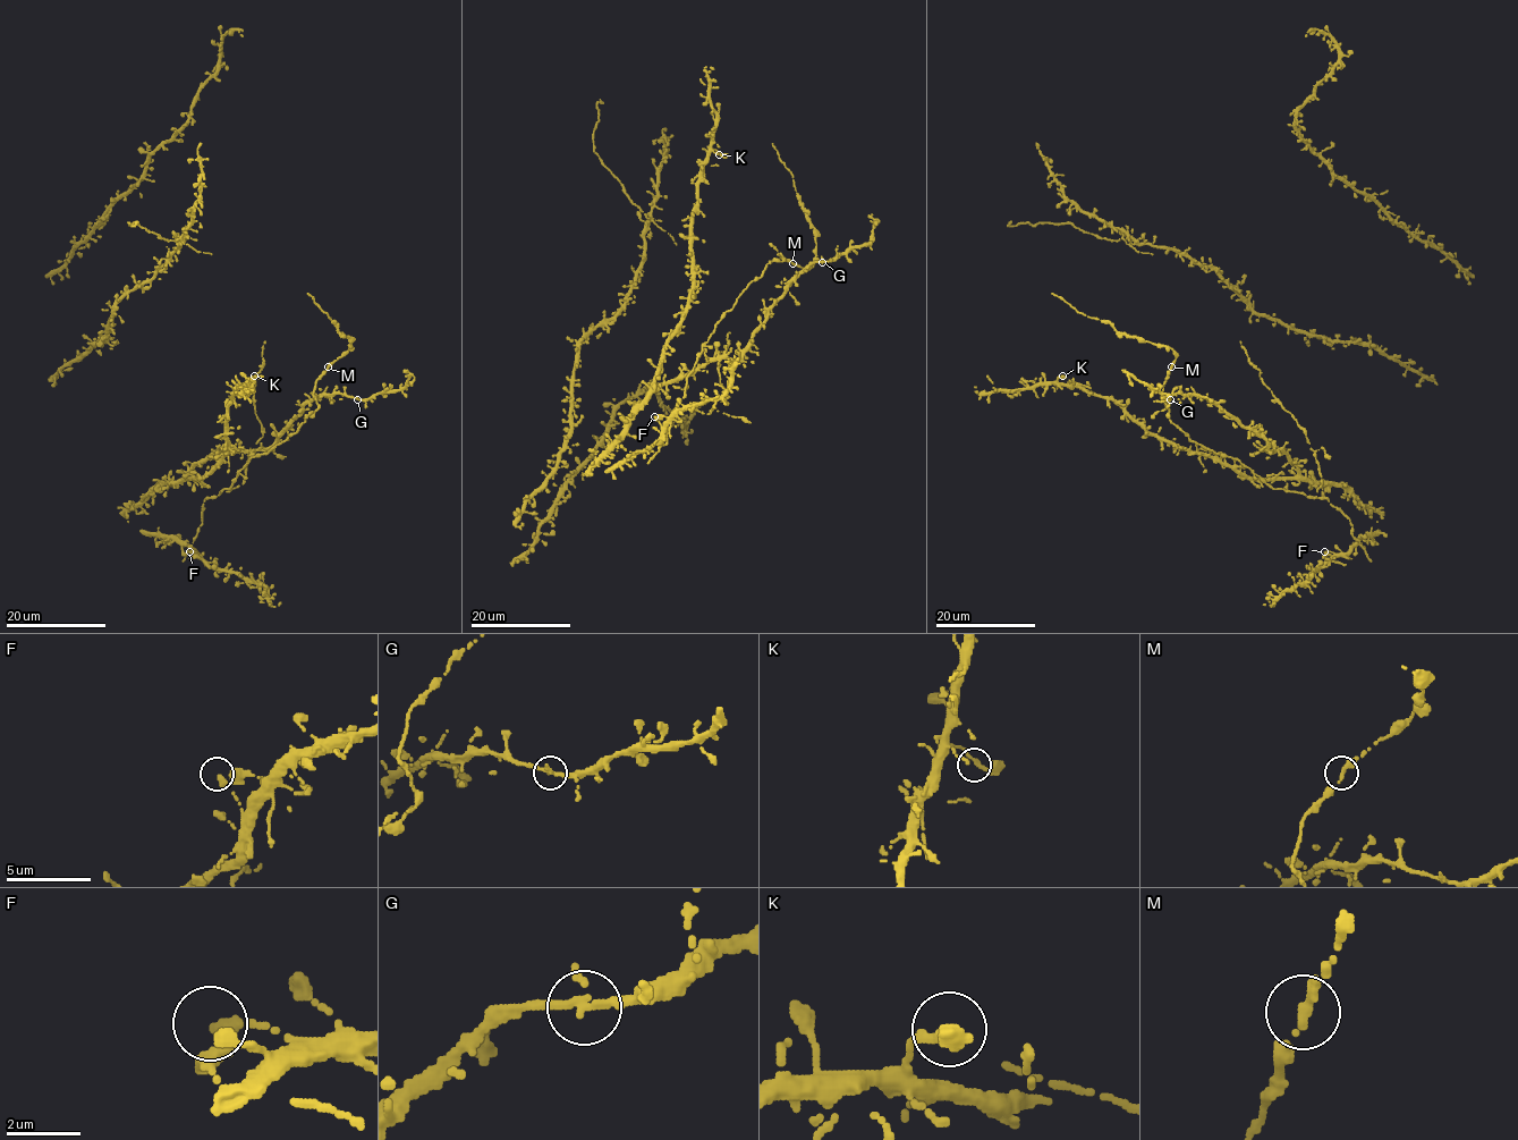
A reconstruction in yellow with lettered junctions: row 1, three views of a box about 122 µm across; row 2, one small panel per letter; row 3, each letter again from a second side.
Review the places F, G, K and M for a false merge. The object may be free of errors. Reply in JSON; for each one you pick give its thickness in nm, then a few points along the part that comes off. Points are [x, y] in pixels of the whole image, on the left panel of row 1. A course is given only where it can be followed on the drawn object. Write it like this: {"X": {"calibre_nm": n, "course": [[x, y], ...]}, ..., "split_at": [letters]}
{"split_at": []}

